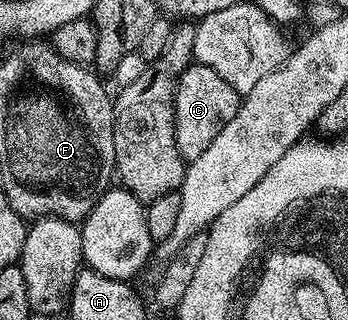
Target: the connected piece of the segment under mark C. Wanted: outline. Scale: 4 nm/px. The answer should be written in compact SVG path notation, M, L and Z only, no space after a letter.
M192 63L183 71L174 94L174 133L184 162L199 159L199 155L207 151L215 135L235 119L235 111L239 111L242 100L242 94L237 93L227 79L211 71L211 67Z

